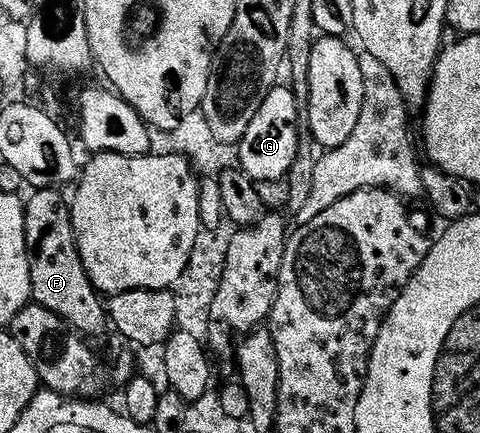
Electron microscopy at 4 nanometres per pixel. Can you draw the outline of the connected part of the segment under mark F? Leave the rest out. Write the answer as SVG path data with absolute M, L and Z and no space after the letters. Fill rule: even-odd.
M56 187L36 189L33 197L26 201L24 226L32 259L32 301L54 311L77 333L92 338L109 328L110 321L106 316L105 302L93 287L80 258L69 202L66 197L64 201L60 193L63 192Z

